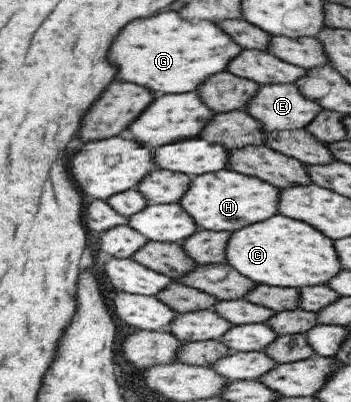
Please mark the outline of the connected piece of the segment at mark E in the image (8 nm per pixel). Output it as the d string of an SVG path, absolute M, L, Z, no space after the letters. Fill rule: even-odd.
M267 83L259 85L256 94L244 106L244 111L262 124L265 132L304 128L323 108L304 98L292 83Z

